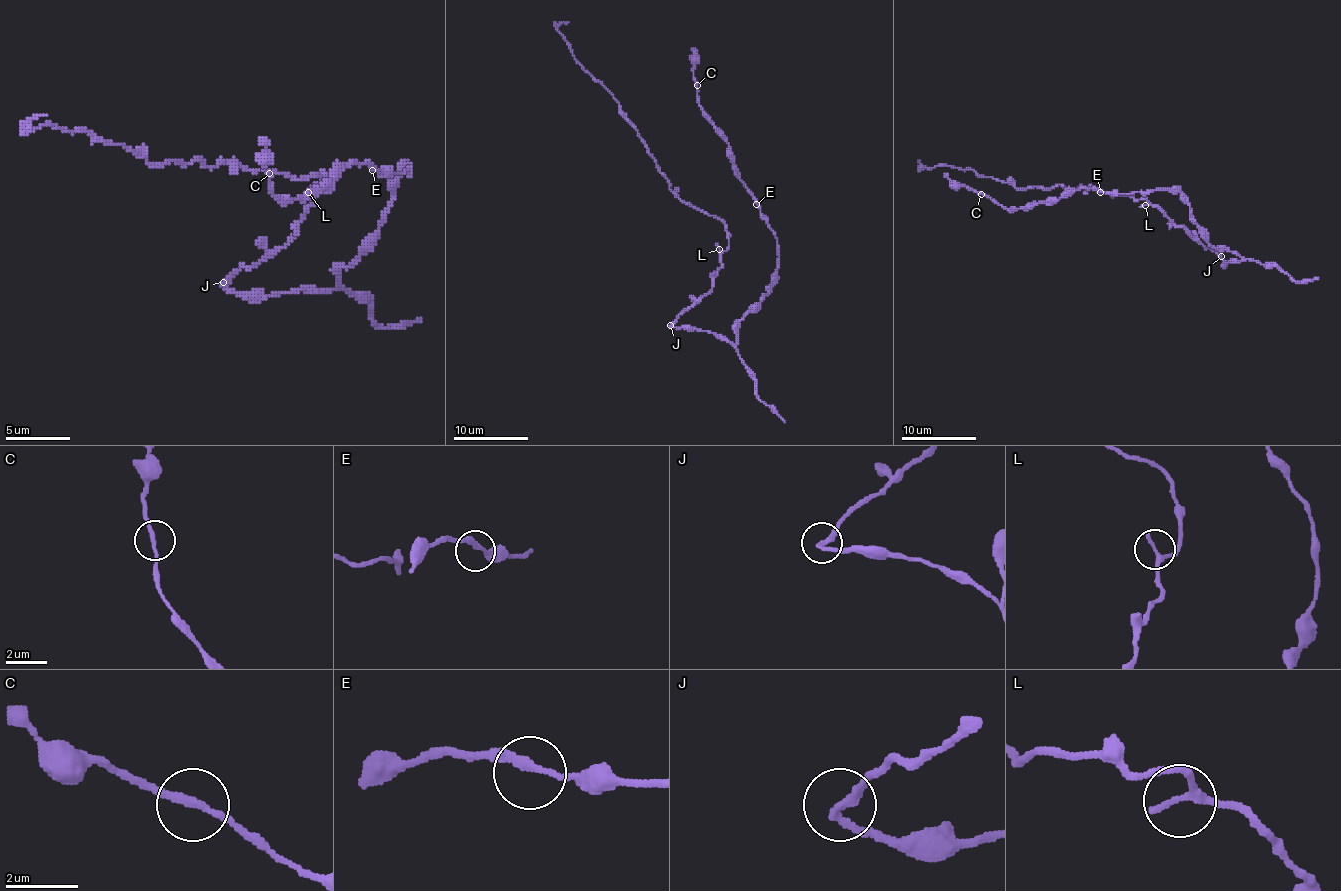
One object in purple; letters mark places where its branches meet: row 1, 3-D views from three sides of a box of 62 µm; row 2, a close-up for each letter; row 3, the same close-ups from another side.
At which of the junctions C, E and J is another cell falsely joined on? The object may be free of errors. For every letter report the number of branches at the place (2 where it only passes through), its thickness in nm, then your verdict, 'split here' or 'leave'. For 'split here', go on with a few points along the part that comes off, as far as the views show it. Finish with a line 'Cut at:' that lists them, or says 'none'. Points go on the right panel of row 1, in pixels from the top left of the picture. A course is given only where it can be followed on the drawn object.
C: branches 2; calibre 200 nm; leave
E: branches 2; calibre 190 nm; leave
J: branches 2; calibre 220 nm; split here; course (1221, 257), (1145, 199), (1065, 190), (1058, 184), (1017, 188), (972, 169), (927, 168), (918, 160)
Cut at: J

